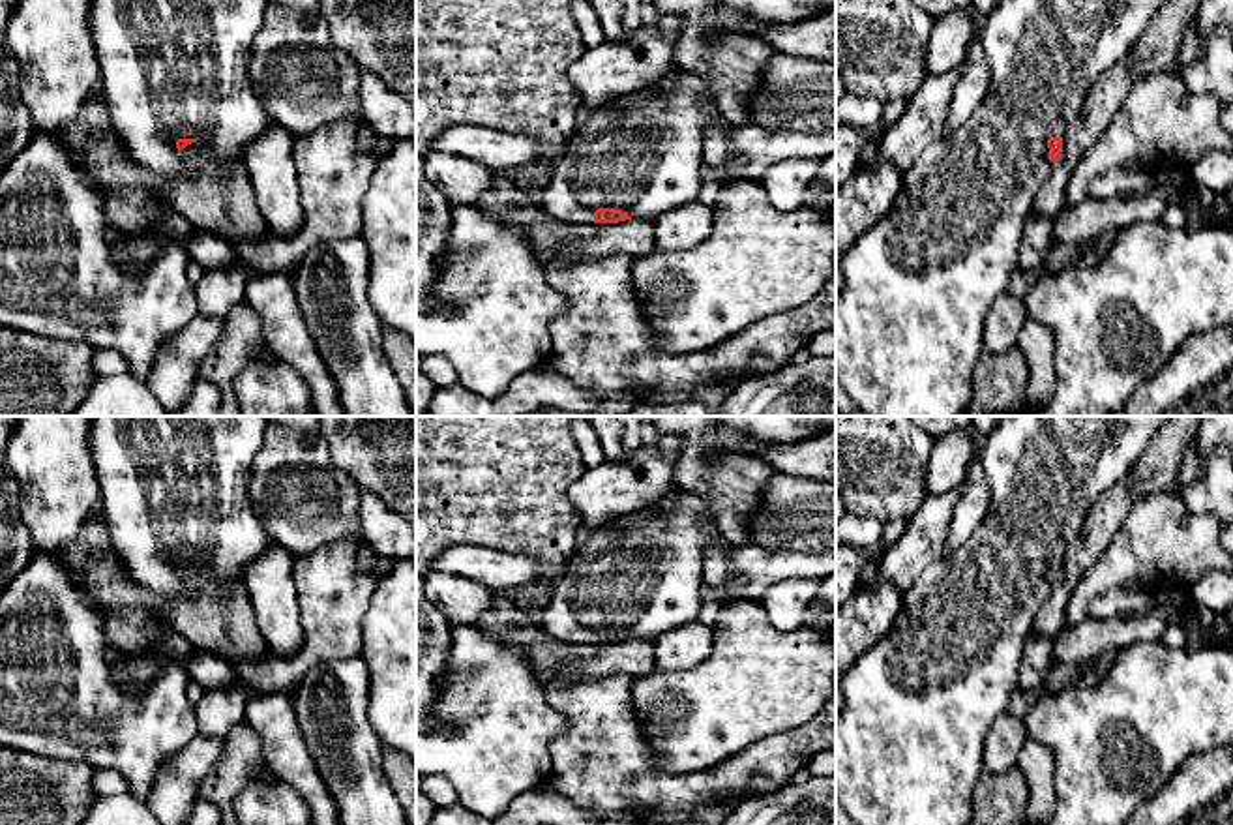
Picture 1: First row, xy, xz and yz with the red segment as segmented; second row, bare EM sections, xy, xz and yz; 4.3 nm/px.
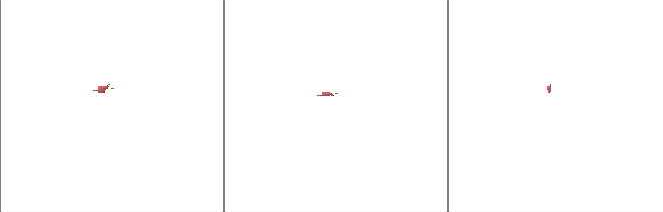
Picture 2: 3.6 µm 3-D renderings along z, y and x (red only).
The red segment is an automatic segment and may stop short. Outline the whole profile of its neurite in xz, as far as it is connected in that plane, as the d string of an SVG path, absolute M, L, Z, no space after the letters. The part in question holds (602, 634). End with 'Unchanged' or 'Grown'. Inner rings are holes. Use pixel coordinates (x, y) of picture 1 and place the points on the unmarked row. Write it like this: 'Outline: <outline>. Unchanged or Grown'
Outline: M673 488L673 495L579 532L542 608L543 632L564 643L618 643L631 638L656 641L665 632L697 621L706 596L705 551L727 549L731 544L723 540L703 493Z. Grown

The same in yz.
Outline: M1003 416L986 439L978 472L991 489L991 508L974 534L958 549L931 562L903 592L901 611L890 630L862 654L843 677L845 705L836 720L836 802L854 825L969 825L973 819L973 791L984 769L984 742L995 720L1006 712L1018 688L1018 669L1034 619L1061 579L1066 532L1077 531L1089 508L1109 491L1143 456L1151 439L1171 416Z. Grown

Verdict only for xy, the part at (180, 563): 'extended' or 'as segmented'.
extended

